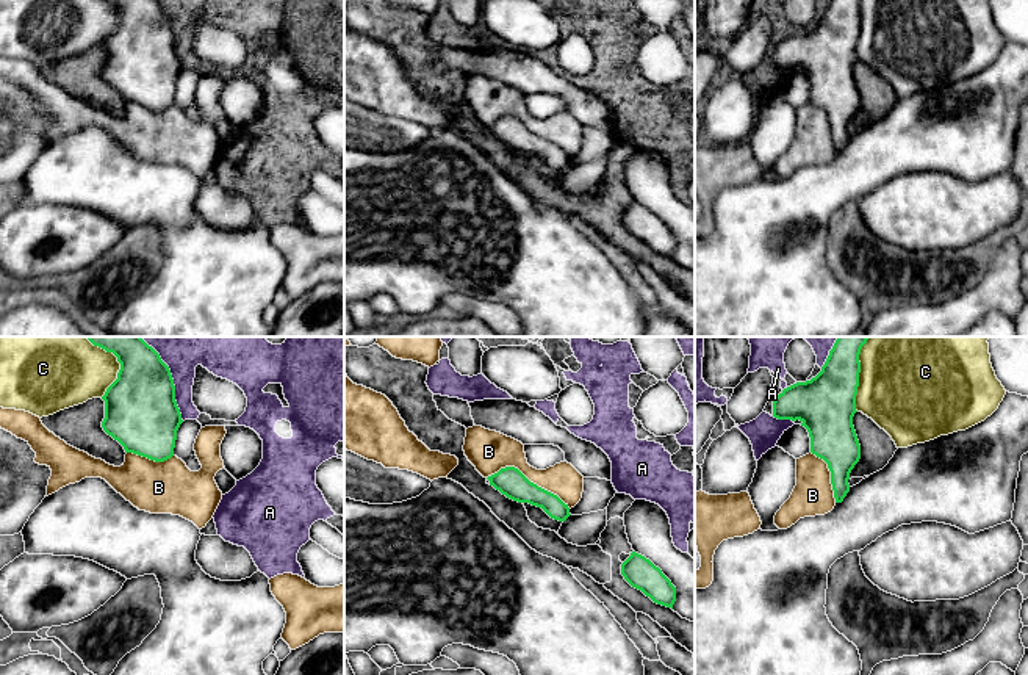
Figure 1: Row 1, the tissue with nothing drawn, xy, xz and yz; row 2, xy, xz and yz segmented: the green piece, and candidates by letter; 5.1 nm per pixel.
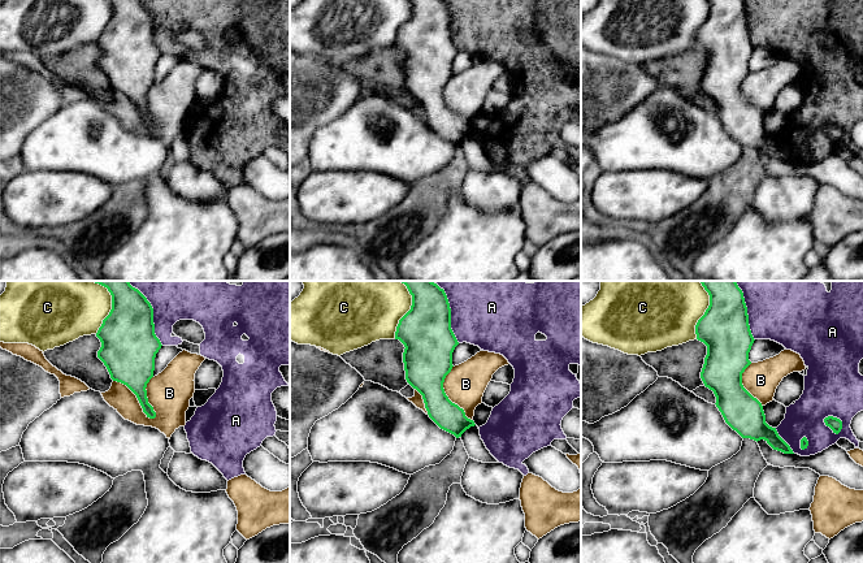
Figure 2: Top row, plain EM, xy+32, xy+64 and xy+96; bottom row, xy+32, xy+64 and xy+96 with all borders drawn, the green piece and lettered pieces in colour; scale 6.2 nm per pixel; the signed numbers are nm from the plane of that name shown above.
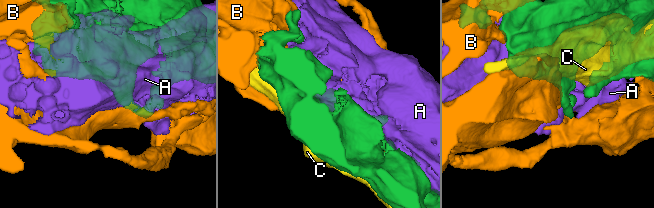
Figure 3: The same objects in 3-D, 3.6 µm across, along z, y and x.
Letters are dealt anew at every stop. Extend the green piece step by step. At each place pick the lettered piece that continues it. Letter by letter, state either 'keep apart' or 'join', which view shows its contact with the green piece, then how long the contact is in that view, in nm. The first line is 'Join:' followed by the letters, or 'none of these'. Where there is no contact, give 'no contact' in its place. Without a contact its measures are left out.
Join: B
A: keep apart; meets green in xy; contact 380 nm long
B: join; meets green in xz; contact 460 nm long
C: keep apart; meets green in yz; contact 320 nm long

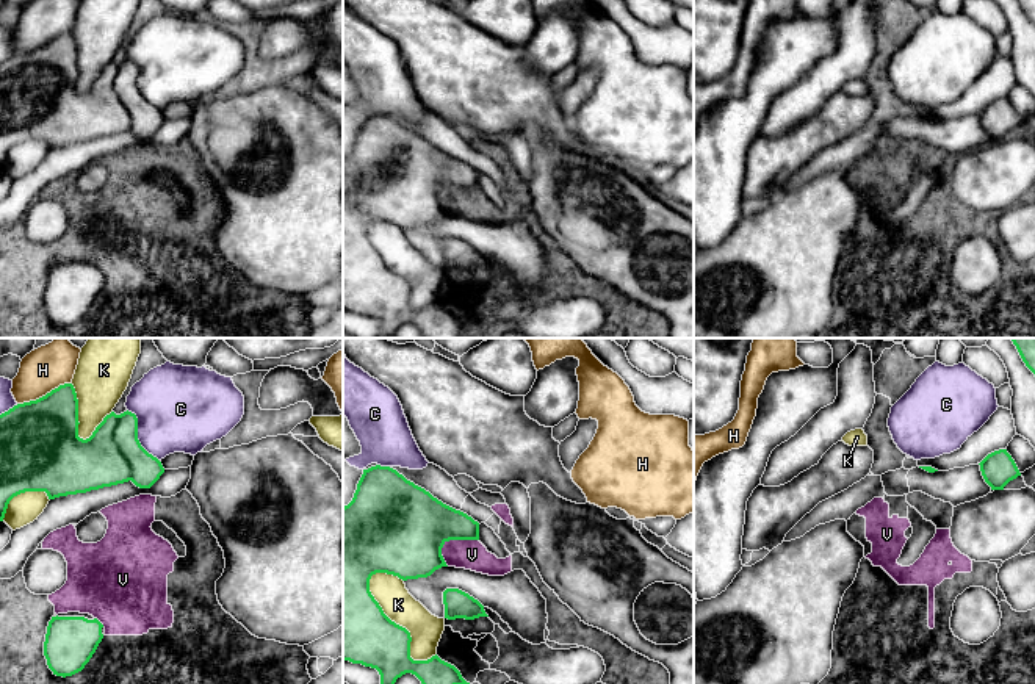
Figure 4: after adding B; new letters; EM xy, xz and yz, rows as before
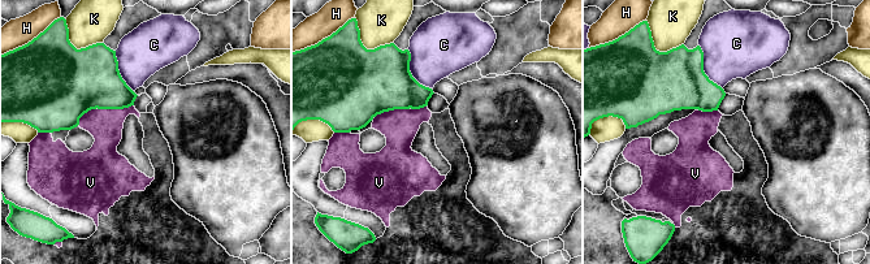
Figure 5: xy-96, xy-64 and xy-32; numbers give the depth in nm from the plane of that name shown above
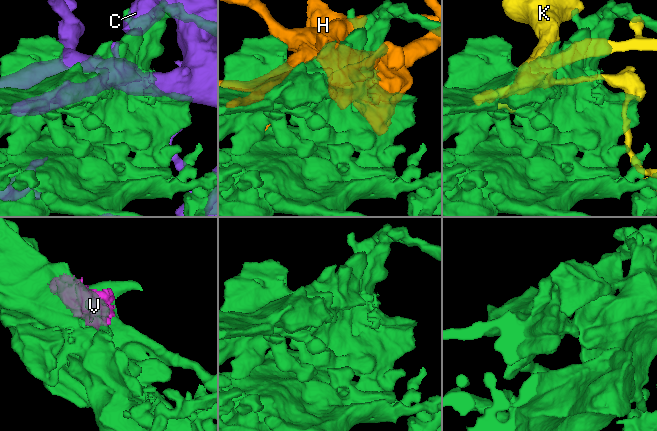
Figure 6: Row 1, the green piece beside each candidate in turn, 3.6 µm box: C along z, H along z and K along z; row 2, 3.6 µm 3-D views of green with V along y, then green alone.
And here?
Join: none of these
C: keep apart; meets green in xy; contact 320 nm long
H: keep apart; meets green in xy; contact 300 nm long
K: keep apart; meets green in xz; contact 550 nm long
V: keep apart; meets green in xz; contact 220 nm long

